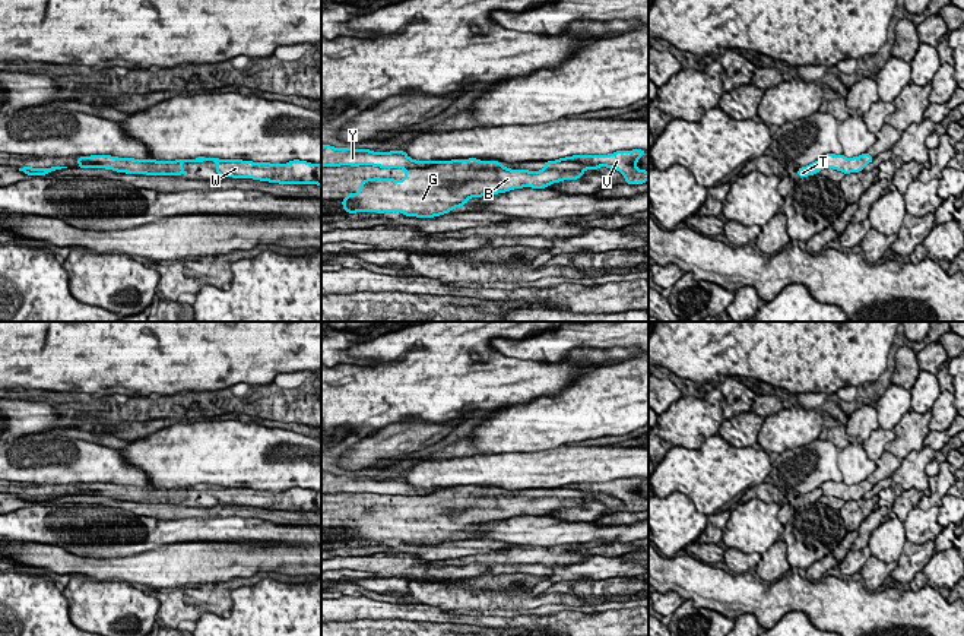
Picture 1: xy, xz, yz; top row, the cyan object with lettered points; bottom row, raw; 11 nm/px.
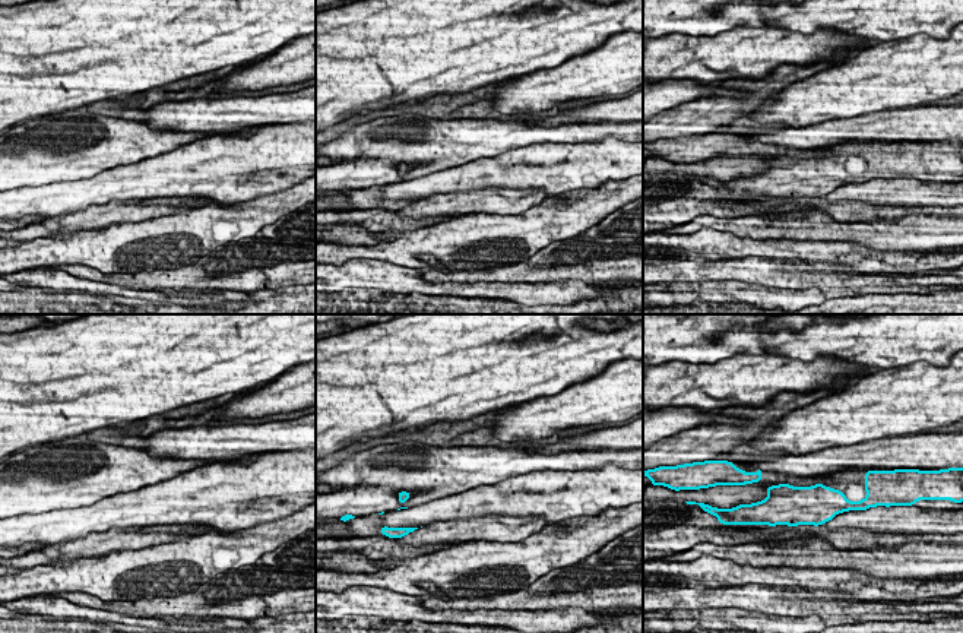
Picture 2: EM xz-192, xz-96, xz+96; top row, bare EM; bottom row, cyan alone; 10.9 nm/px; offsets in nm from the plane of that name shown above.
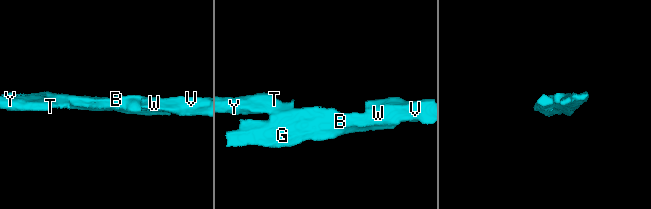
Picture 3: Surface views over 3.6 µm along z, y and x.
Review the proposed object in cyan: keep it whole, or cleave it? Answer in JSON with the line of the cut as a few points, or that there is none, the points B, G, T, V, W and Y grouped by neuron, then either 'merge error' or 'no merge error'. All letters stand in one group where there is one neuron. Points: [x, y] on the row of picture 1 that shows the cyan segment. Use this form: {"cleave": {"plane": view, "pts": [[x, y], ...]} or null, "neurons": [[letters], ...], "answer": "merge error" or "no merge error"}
{"cleave": {"plane": "xz", "pts": [[440, 161], [431, 165], [405, 168]]}, "neurons": [["B", "G", "V", "W"], ["T", "Y"]], "answer": "merge error"}

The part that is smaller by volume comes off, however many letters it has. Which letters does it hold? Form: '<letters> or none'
T, Y

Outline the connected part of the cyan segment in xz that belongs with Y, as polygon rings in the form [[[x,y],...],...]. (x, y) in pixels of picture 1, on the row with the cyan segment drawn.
[[[321,143],[321,167],[340,167],[340,165],[372,165],[380,168],[419,168],[429,167],[440,162],[435,161],[416,161],[408,156],[405,151],[374,152],[367,148],[334,148]]]

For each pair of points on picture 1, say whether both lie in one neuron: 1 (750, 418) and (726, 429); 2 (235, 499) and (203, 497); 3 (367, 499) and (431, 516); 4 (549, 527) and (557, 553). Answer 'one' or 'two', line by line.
1: one
2: one
3: one
4: two

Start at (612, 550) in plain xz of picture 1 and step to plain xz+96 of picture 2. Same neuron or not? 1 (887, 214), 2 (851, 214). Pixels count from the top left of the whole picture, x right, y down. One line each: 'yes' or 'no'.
1: yes
2: yes

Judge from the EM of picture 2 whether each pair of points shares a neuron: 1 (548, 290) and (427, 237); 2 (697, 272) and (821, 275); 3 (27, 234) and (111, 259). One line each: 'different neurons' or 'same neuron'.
1: different neurons
2: same neuron
3: different neurons

